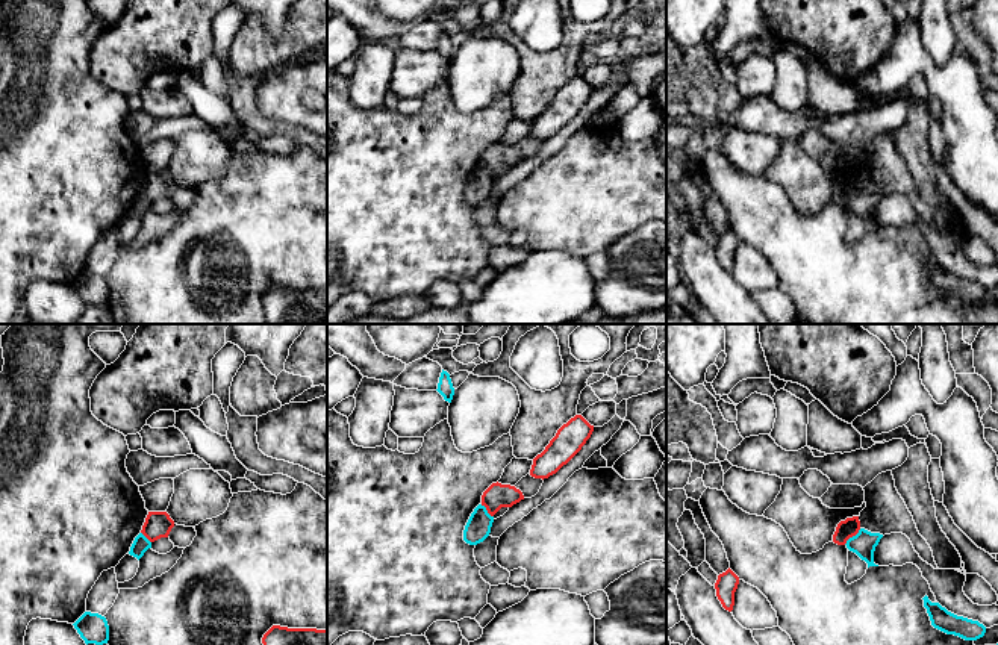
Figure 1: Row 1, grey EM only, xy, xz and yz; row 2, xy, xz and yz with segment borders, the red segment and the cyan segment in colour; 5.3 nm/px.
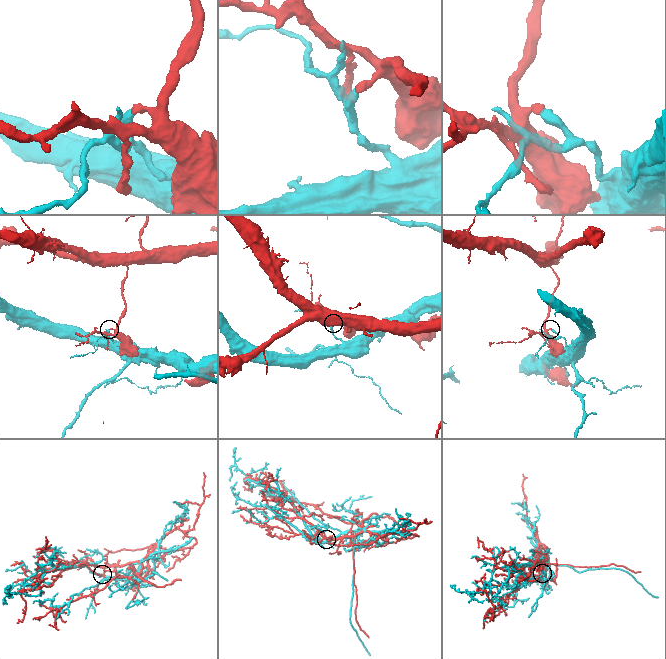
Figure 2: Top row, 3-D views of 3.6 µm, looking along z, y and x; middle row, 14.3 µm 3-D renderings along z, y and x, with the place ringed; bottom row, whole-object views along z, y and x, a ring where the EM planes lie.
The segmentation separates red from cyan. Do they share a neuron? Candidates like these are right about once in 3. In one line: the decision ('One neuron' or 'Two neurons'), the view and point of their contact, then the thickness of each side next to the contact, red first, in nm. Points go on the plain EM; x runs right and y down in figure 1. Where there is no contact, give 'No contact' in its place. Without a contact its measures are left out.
Two neurons. Touches red at yz (851, 197). Thickness 100 nm (red) against 130 nm

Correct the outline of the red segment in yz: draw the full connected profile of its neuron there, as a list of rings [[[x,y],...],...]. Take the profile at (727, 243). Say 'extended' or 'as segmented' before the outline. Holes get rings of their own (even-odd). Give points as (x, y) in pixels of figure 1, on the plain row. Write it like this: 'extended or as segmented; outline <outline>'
as segmented; outline [[[730,229],[725,233],[719,235],[715,244],[716,257],[721,262],[722,268],[728,273],[733,271],[738,245],[739,238]]]

